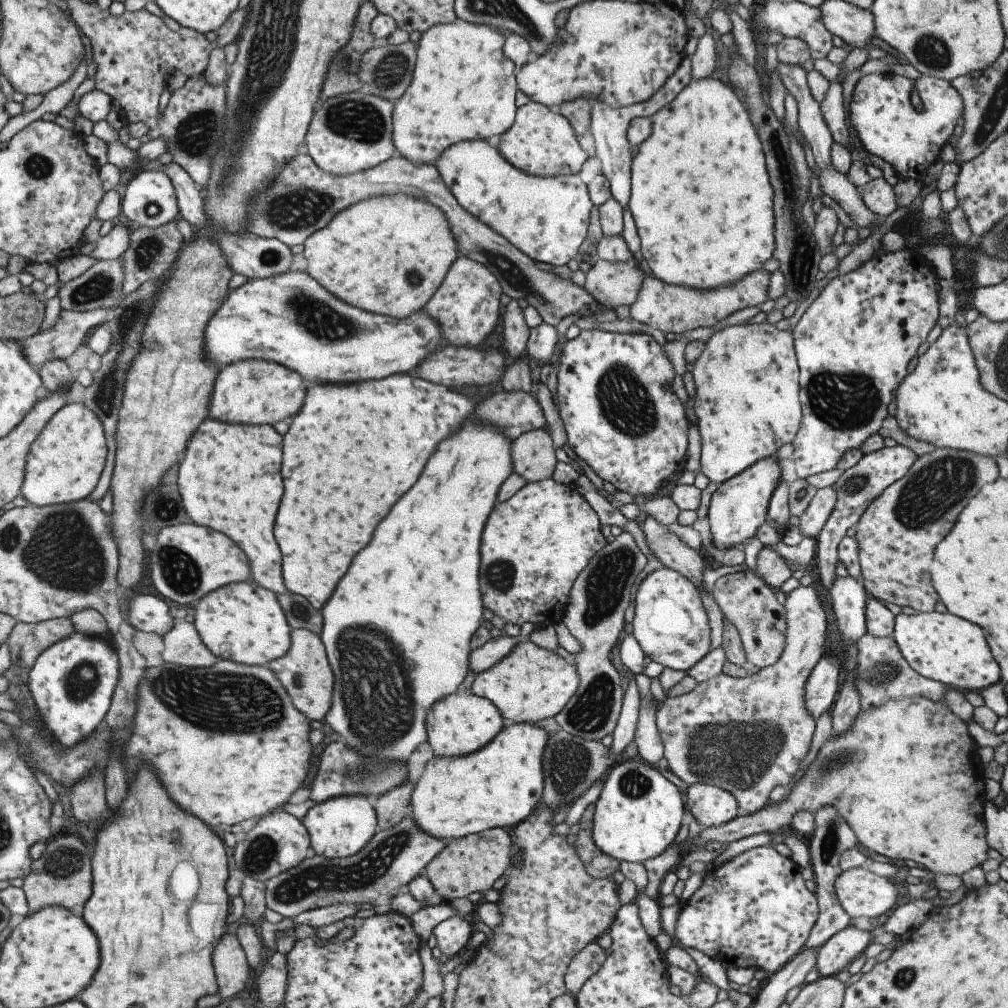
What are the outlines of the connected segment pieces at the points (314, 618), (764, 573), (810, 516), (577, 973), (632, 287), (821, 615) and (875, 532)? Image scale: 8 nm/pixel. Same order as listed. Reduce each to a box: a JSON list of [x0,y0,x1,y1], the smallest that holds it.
[[277,591,322,636],[752,546,791,591],[798,485,836,538],[564,942,606,996],[583,259,643,309],[655,586,827,815],[852,447,999,613]]

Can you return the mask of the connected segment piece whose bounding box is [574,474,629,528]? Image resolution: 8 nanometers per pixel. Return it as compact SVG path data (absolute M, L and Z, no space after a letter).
M578 476L574 485L577 487L581 498L591 506L597 514L600 526L619 526L623 528L629 520L621 514L619 509L614 509L611 504L601 495L596 492L593 484L584 476Z

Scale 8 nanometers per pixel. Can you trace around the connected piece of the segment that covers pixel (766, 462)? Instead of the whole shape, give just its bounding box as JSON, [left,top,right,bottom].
[706,456,783,549]

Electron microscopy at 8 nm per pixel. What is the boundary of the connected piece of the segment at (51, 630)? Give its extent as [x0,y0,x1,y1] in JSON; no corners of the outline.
[5,617,73,668]

